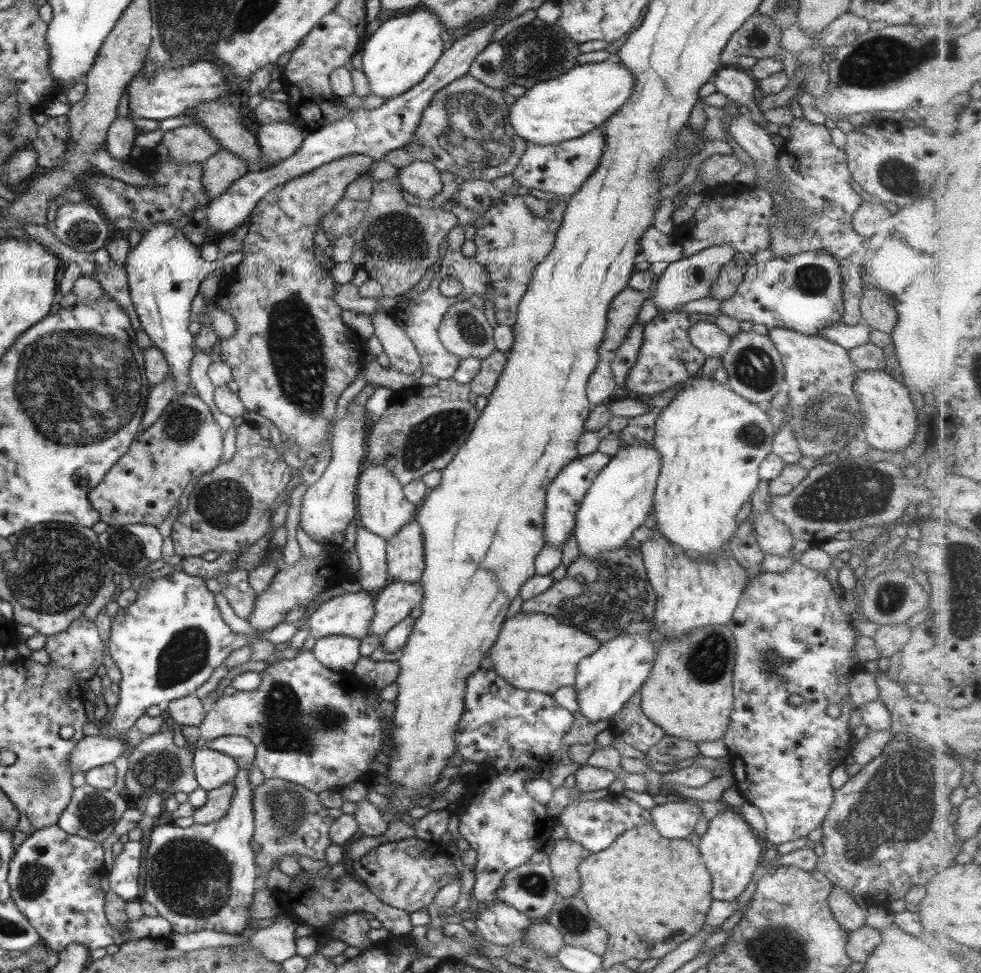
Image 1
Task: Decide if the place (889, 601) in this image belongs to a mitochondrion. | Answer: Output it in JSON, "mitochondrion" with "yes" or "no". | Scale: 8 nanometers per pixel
{"mitochondrion":"yes"}

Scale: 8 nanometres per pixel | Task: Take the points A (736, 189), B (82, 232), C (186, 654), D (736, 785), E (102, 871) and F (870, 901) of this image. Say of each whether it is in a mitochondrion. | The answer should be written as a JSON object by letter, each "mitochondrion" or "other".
{"A":"other","B":"mitochondrion","C":"mitochondrion","D":"other","E":"other","F":"other"}

